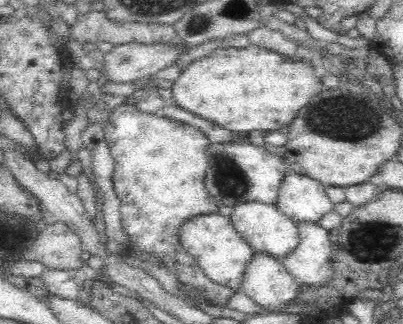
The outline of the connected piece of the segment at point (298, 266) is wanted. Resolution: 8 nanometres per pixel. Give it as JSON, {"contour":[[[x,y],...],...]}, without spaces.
{"contour":[[[298,223],[299,248],[282,261],[297,283],[308,288],[322,288],[334,278],[330,231],[318,223]]]}

